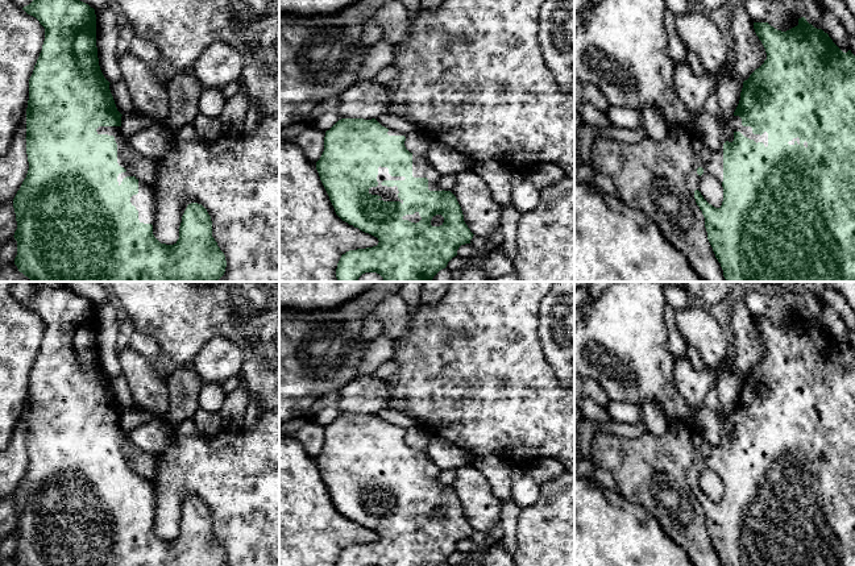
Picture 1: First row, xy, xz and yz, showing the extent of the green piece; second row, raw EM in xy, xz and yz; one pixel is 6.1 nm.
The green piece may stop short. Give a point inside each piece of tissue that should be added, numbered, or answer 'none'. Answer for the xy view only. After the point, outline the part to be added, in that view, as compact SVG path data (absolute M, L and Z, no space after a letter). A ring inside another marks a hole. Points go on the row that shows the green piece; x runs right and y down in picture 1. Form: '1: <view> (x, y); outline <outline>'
1: xy (123, 144); outline M99 126L96 129L97 134L108 134L113 136L117 143L117 163L119 166L124 167L126 171L119 174L117 182L119 186L121 184L123 179L126 176L133 176L130 163L128 161L128 140L121 133L121 126Z

